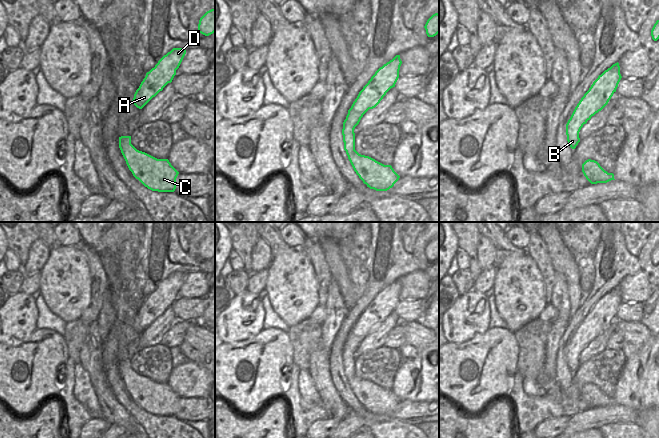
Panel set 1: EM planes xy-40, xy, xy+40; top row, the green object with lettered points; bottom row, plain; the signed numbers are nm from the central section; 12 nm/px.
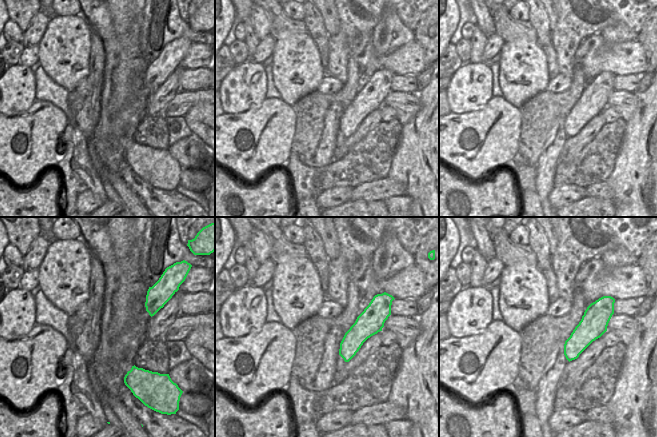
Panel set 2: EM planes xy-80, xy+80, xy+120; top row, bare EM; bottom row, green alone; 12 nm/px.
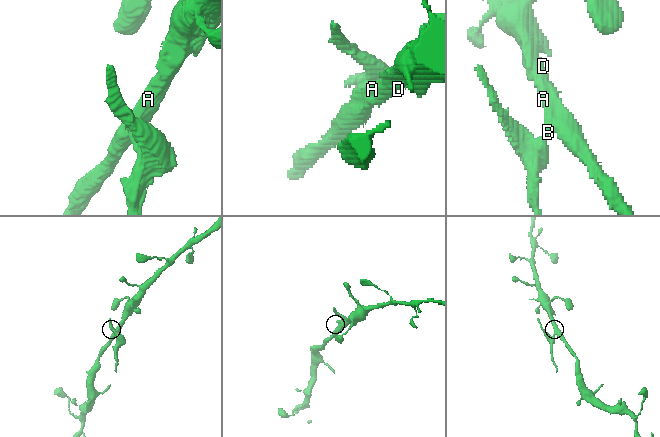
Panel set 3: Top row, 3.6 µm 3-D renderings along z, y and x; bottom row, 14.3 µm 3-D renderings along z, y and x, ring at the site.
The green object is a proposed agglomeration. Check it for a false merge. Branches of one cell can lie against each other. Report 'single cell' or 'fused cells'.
fused cells

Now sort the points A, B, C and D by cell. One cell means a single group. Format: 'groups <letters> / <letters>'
groups A B D / C

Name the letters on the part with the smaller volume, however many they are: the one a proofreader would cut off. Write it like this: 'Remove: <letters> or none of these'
Remove: C

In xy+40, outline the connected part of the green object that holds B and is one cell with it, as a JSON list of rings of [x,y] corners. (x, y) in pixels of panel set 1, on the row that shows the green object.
[[[617,62],[599,75],[581,98],[566,124],[567,141],[572,149],[580,142],[579,132],[583,125],[608,104],[621,78]]]

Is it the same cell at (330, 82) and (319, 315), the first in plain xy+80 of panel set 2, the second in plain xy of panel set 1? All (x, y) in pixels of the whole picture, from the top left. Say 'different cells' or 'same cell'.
same cell

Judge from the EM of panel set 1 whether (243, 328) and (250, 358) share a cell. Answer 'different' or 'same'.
different

